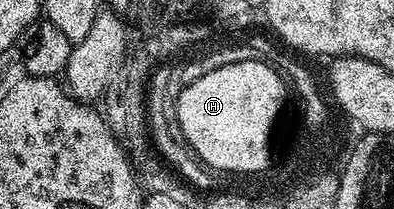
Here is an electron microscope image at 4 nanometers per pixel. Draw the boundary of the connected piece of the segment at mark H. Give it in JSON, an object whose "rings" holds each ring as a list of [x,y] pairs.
{"rings":[[[242,60],[208,72],[185,87],[177,100],[177,122],[205,165],[236,166],[236,176],[264,166],[264,158],[274,145],[272,129],[284,106],[283,81],[275,65]]]}

